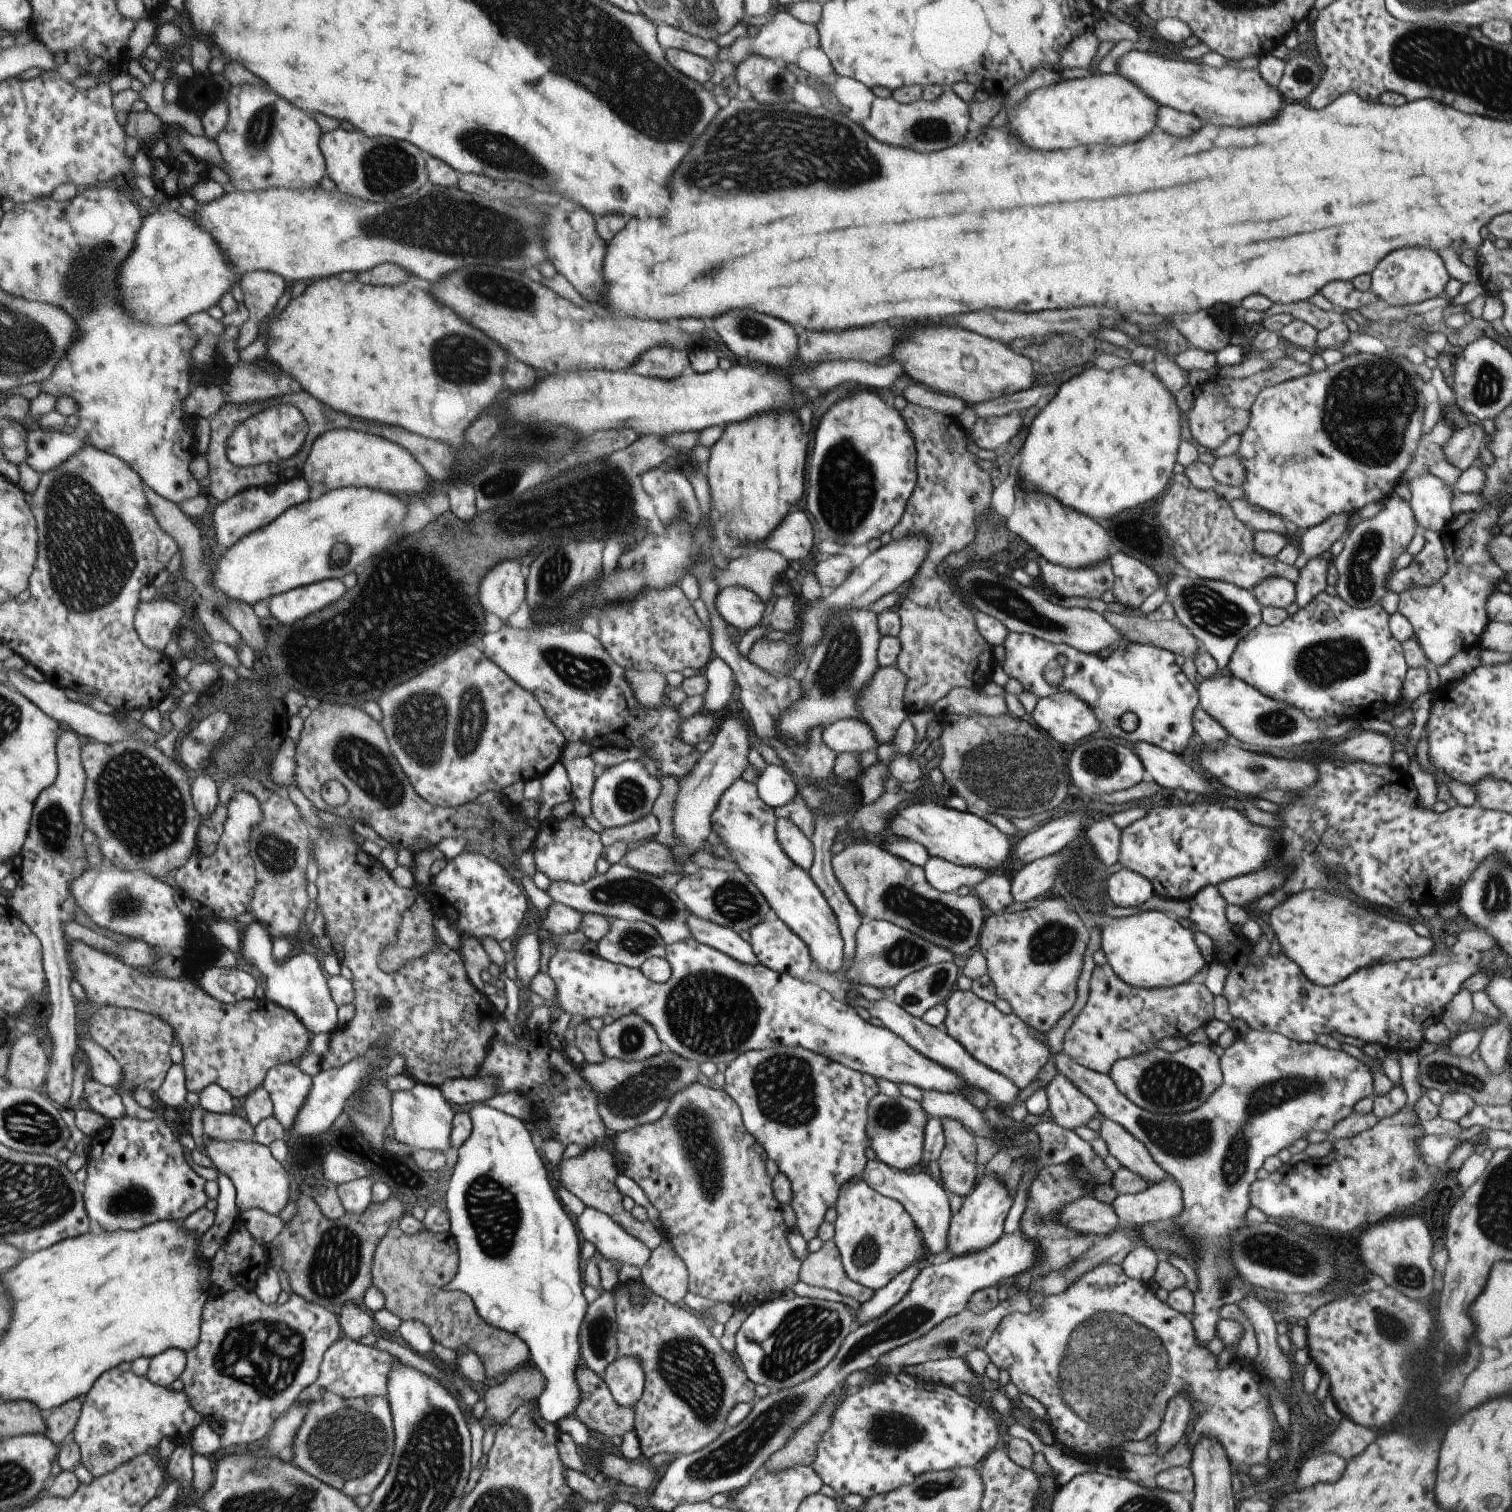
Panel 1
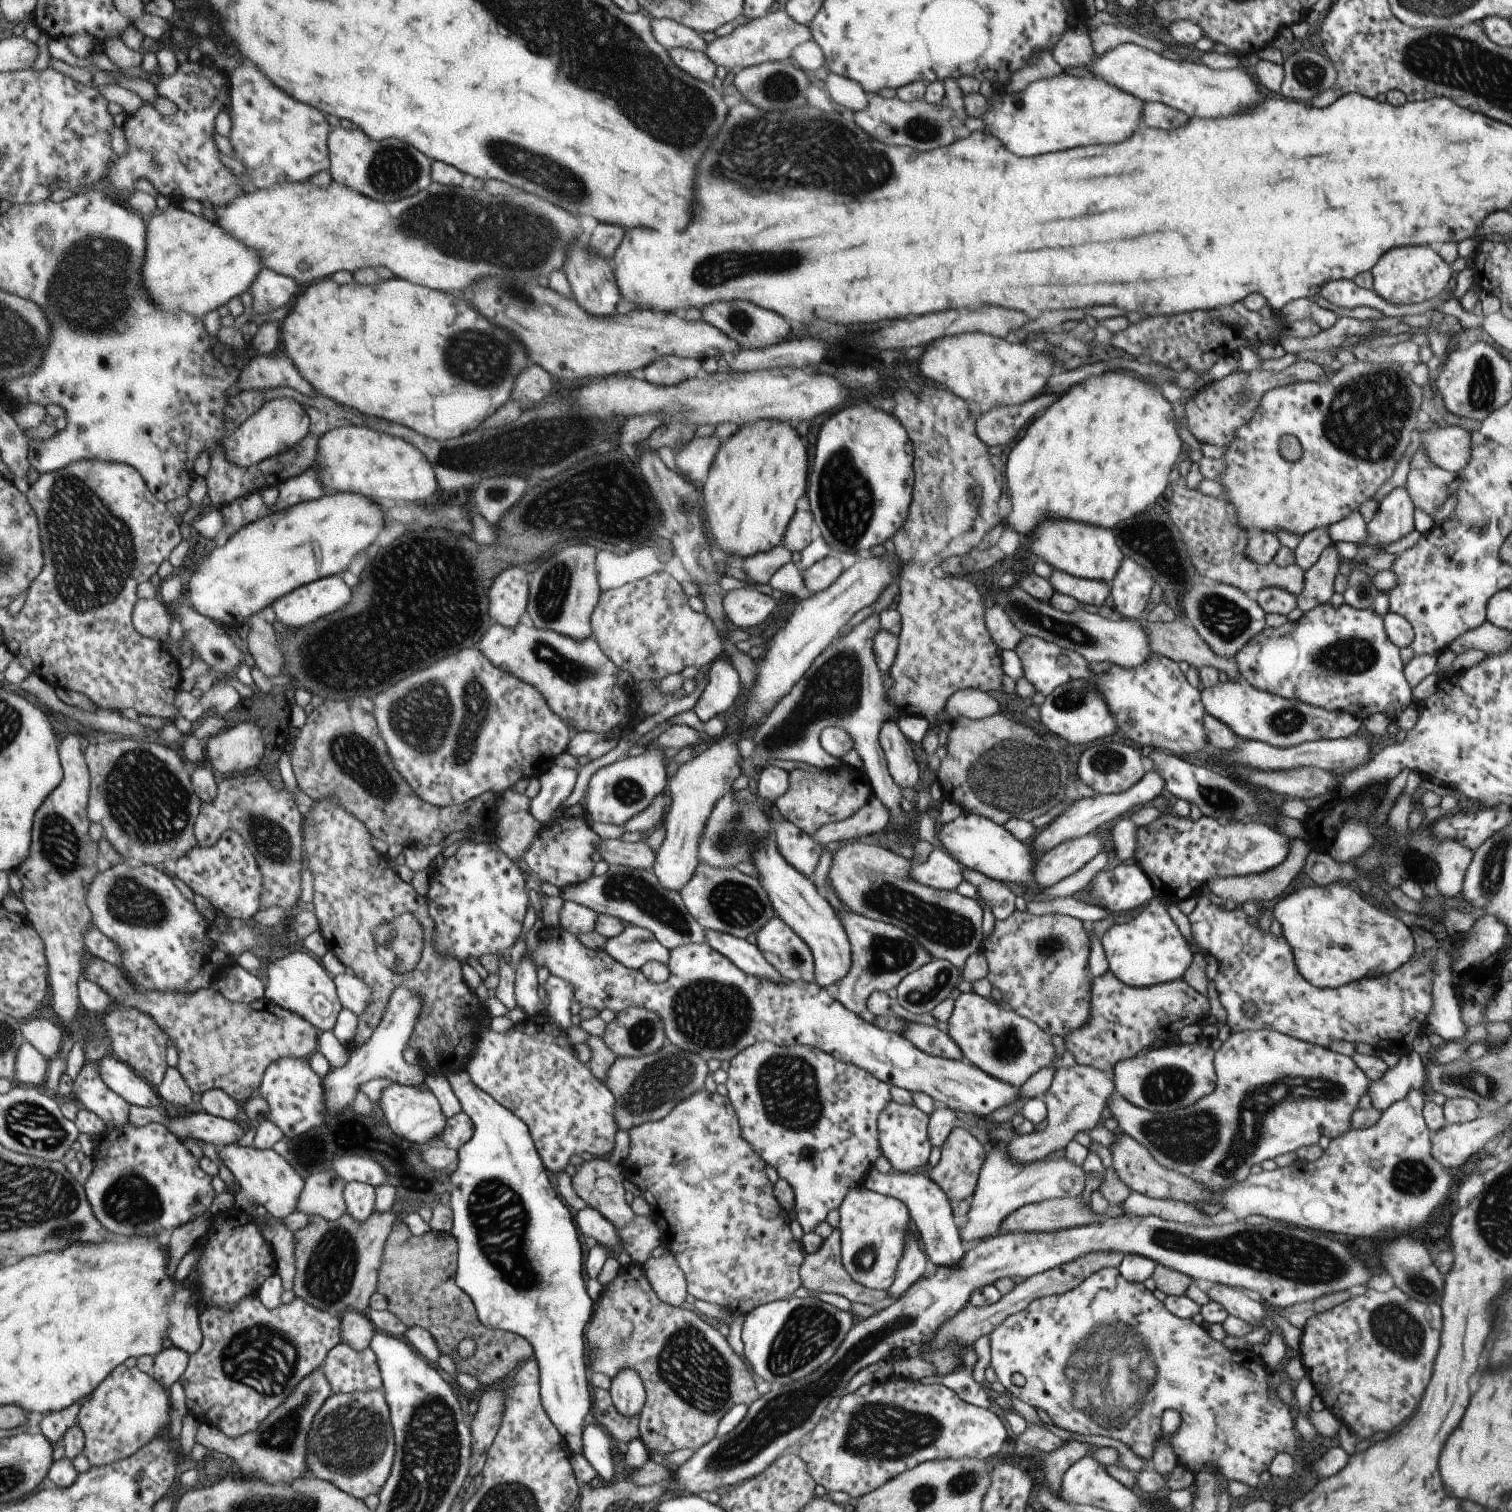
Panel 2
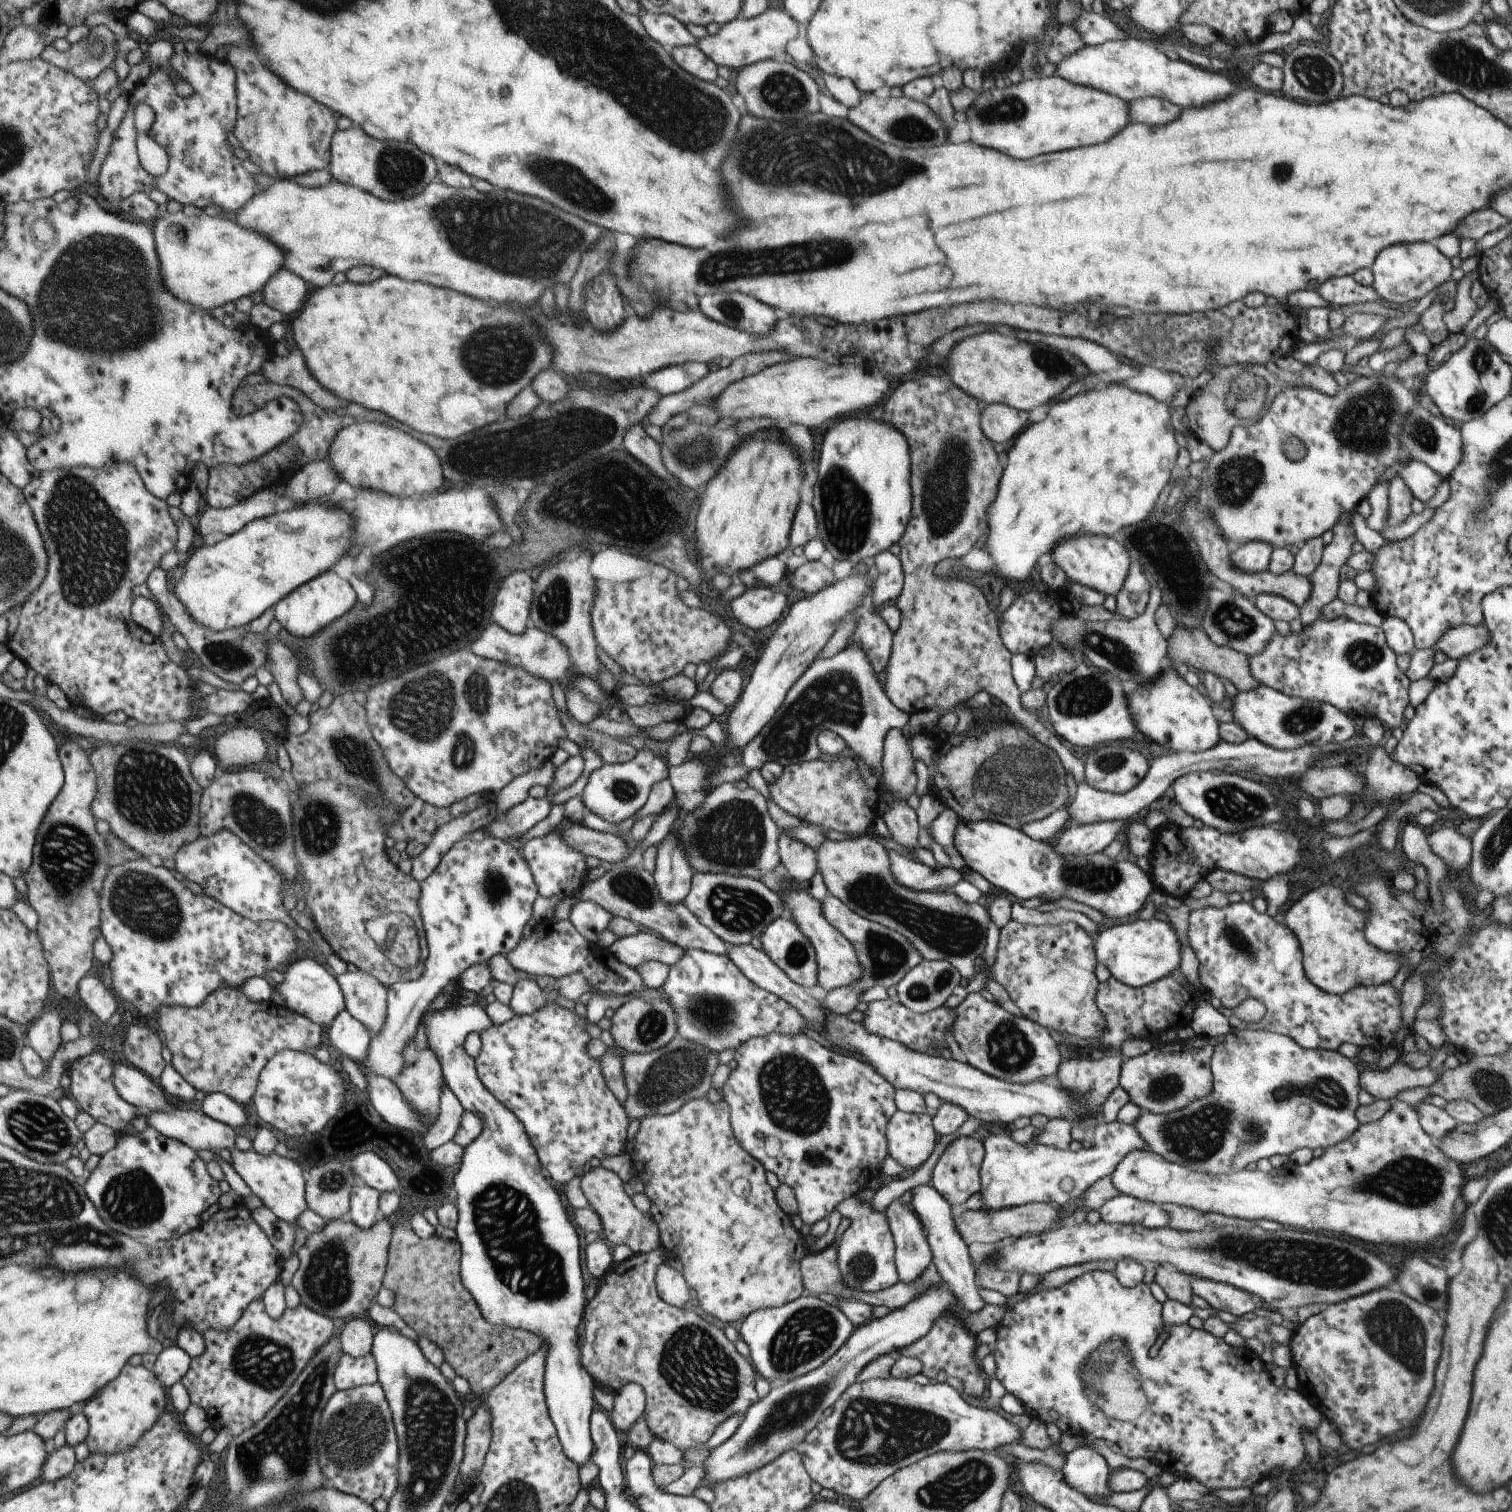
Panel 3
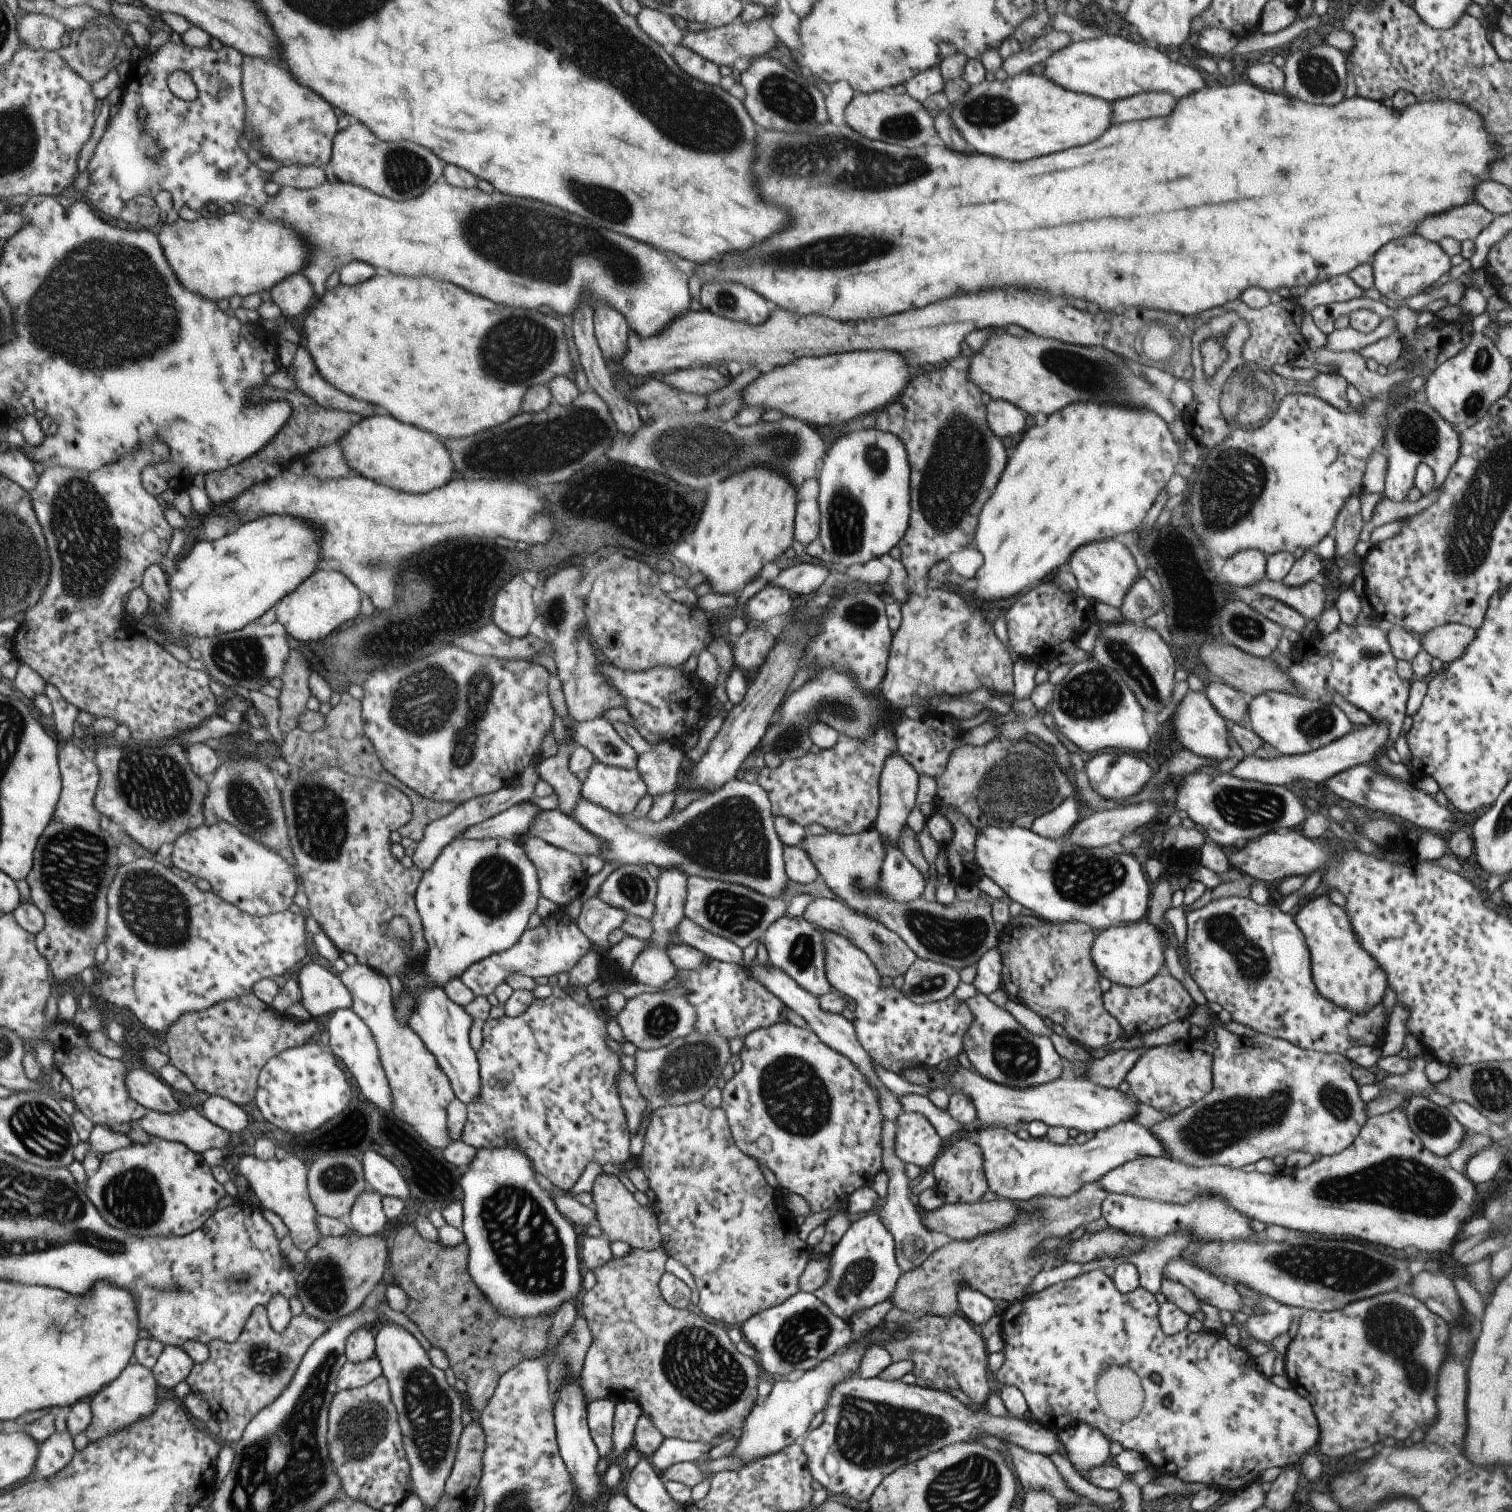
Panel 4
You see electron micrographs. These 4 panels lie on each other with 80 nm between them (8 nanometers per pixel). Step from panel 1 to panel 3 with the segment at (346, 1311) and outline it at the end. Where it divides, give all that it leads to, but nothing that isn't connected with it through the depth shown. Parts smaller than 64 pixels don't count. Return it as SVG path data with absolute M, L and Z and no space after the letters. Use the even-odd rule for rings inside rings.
M352 1317L341 1323L342 1352L346 1353L347 1356L351 1356L351 1358L359 1358L359 1356L370 1353L373 1334L371 1326L358 1317Z

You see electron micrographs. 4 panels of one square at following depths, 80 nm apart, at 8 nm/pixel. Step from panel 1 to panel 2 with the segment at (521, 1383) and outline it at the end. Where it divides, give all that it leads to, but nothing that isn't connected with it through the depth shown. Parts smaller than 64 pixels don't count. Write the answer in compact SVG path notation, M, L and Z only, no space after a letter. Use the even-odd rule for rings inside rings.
M496 1384L482 1393L478 1407L470 1422L471 1452L481 1454L488 1449L502 1420L502 1407L506 1394Z

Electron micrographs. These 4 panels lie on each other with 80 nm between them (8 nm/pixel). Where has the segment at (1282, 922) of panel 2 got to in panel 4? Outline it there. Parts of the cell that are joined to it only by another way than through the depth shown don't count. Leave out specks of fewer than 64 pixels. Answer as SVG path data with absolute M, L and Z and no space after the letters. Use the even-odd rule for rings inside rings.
M1321 894L1303 904L1293 920L1309 950L1311 980L1323 999L1355 1014L1365 1014L1369 1008L1381 1003L1387 987L1385 972L1359 946L1343 909L1331 904L1328 896Z

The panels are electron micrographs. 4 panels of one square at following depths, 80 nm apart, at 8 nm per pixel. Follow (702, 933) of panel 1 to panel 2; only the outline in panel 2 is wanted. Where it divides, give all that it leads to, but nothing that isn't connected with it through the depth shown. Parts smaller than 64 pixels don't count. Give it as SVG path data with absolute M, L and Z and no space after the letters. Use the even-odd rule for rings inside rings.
M711 929L704 930L704 939L713 950L719 952L727 960L730 960L741 972L747 973L748 975L753 975L756 977L763 977L764 979L769 979L770 981L775 981L780 983L784 981L780 974L761 956L761 953L757 950L756 946L747 942L747 940L741 937L734 937L732 934L712 931Z

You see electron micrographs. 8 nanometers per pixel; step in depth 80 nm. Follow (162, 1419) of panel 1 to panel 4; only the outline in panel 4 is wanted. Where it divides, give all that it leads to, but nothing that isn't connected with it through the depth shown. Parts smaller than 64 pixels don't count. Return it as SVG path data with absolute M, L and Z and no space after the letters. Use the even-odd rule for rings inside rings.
M129 1364L126 1370L118 1380L107 1384L98 1394L95 1394L91 1402L93 1410L93 1420L91 1426L87 1428L87 1436L90 1442L97 1442L109 1434L113 1434L113 1430L121 1428L121 1426L131 1426L135 1422L141 1422L143 1418L151 1416L158 1408L159 1394L157 1394L158 1382L155 1380L155 1374L149 1368Z

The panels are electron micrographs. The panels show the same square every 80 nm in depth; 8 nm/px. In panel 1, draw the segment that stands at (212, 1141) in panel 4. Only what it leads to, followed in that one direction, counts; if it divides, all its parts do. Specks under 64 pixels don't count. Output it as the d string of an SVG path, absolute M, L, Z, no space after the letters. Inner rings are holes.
M208 1112L203 1118L203 1126L206 1137L219 1142L254 1141L256 1134L256 1128L251 1125L251 1122L237 1114Z

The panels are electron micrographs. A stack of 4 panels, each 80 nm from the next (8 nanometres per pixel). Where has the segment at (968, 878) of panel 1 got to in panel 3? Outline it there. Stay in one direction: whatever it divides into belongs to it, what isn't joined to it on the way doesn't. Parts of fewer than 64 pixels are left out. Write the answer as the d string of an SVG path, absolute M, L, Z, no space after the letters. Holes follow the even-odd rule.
M886 849L889 860L889 872L891 880L901 884L903 888L915 890L915 892L937 891L938 888L951 889L961 879L961 874L951 866L925 866L921 862L913 862L903 858L892 849Z

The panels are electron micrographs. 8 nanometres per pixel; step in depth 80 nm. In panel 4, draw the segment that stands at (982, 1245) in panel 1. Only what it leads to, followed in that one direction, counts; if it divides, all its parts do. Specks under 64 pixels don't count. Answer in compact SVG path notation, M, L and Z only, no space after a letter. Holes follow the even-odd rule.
M1119 1122L1111 1128L1099 1130L1091 1140L1083 1145L1055 1145L1043 1138L1019 1140L1013 1129L986 1126L977 1133L975 1144L979 1146L983 1158L983 1175L987 1189L998 1199L1030 1200L1037 1196L1061 1198L1073 1194L1083 1184L1099 1180L1105 1172L1110 1172L1127 1162L1149 1157L1166 1156L1163 1140L1151 1132L1151 1128L1129 1122Z

